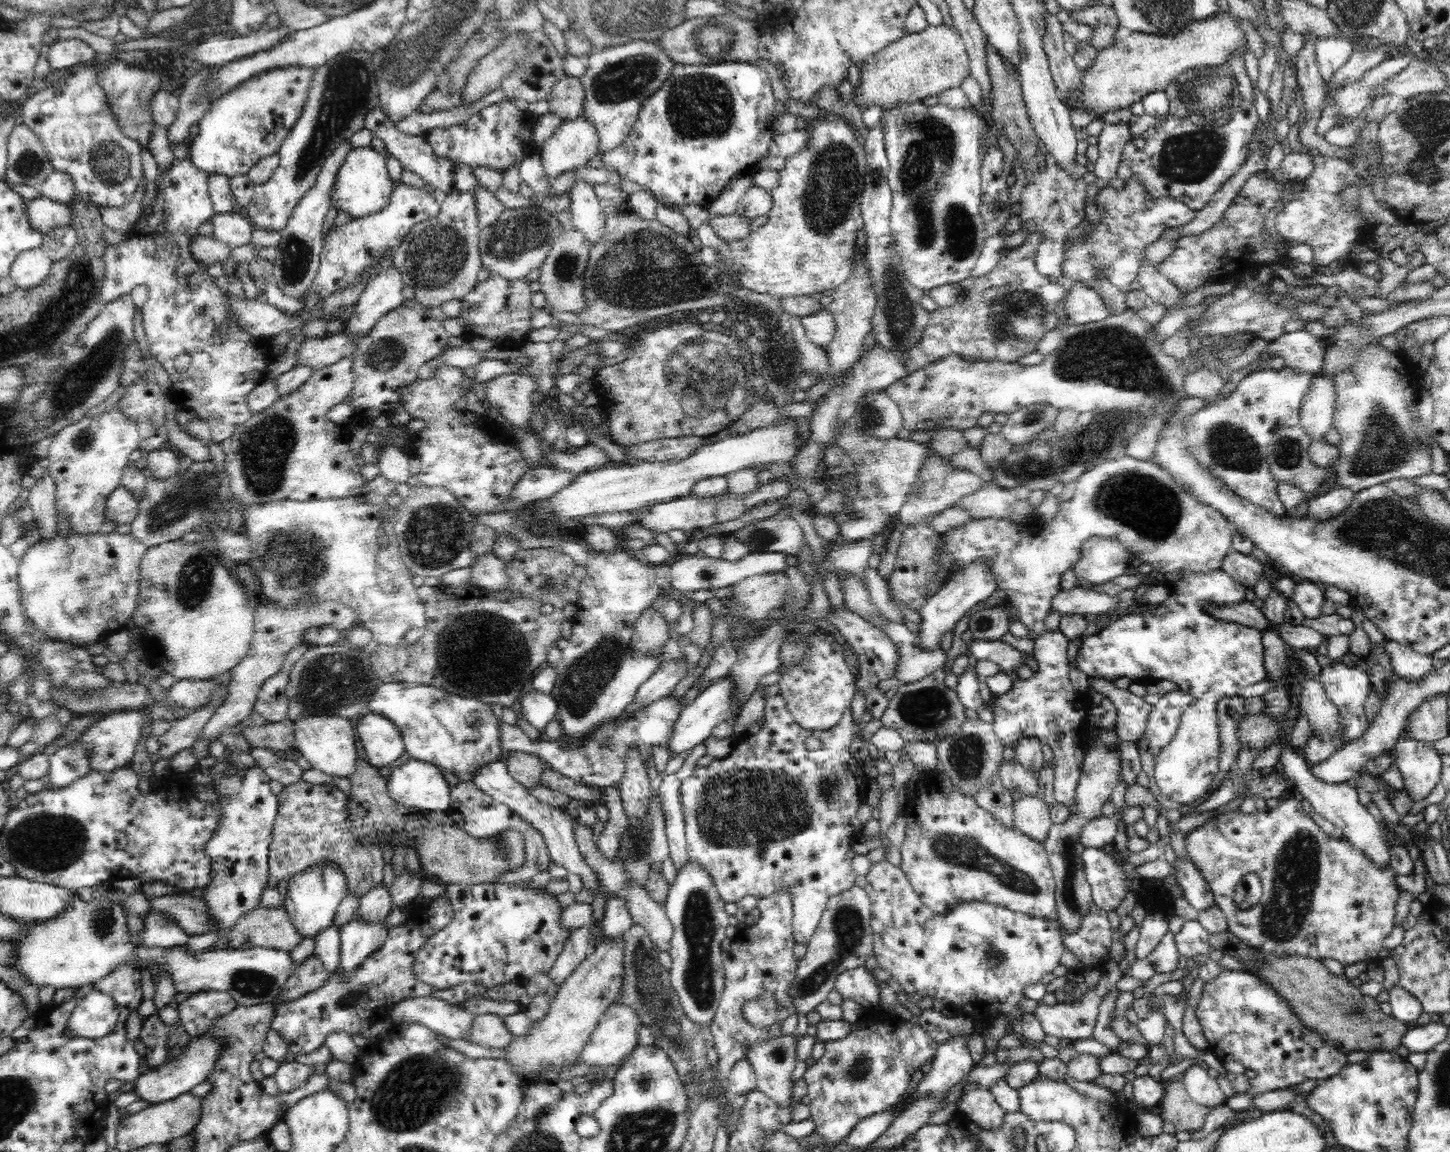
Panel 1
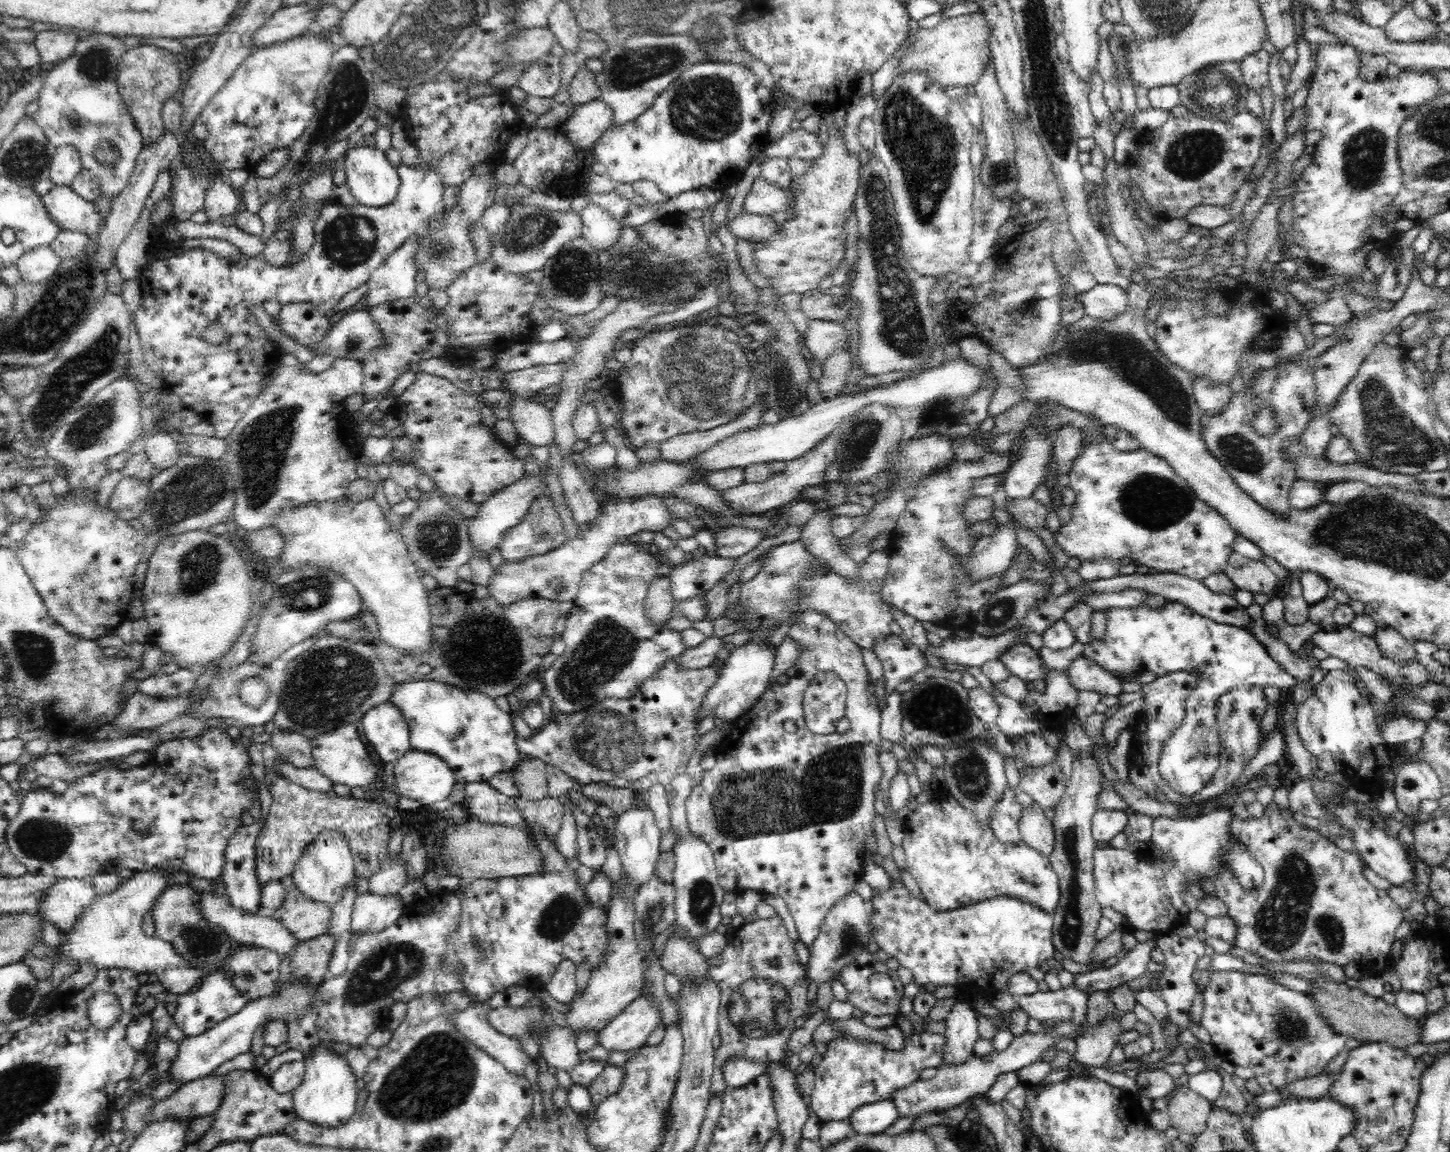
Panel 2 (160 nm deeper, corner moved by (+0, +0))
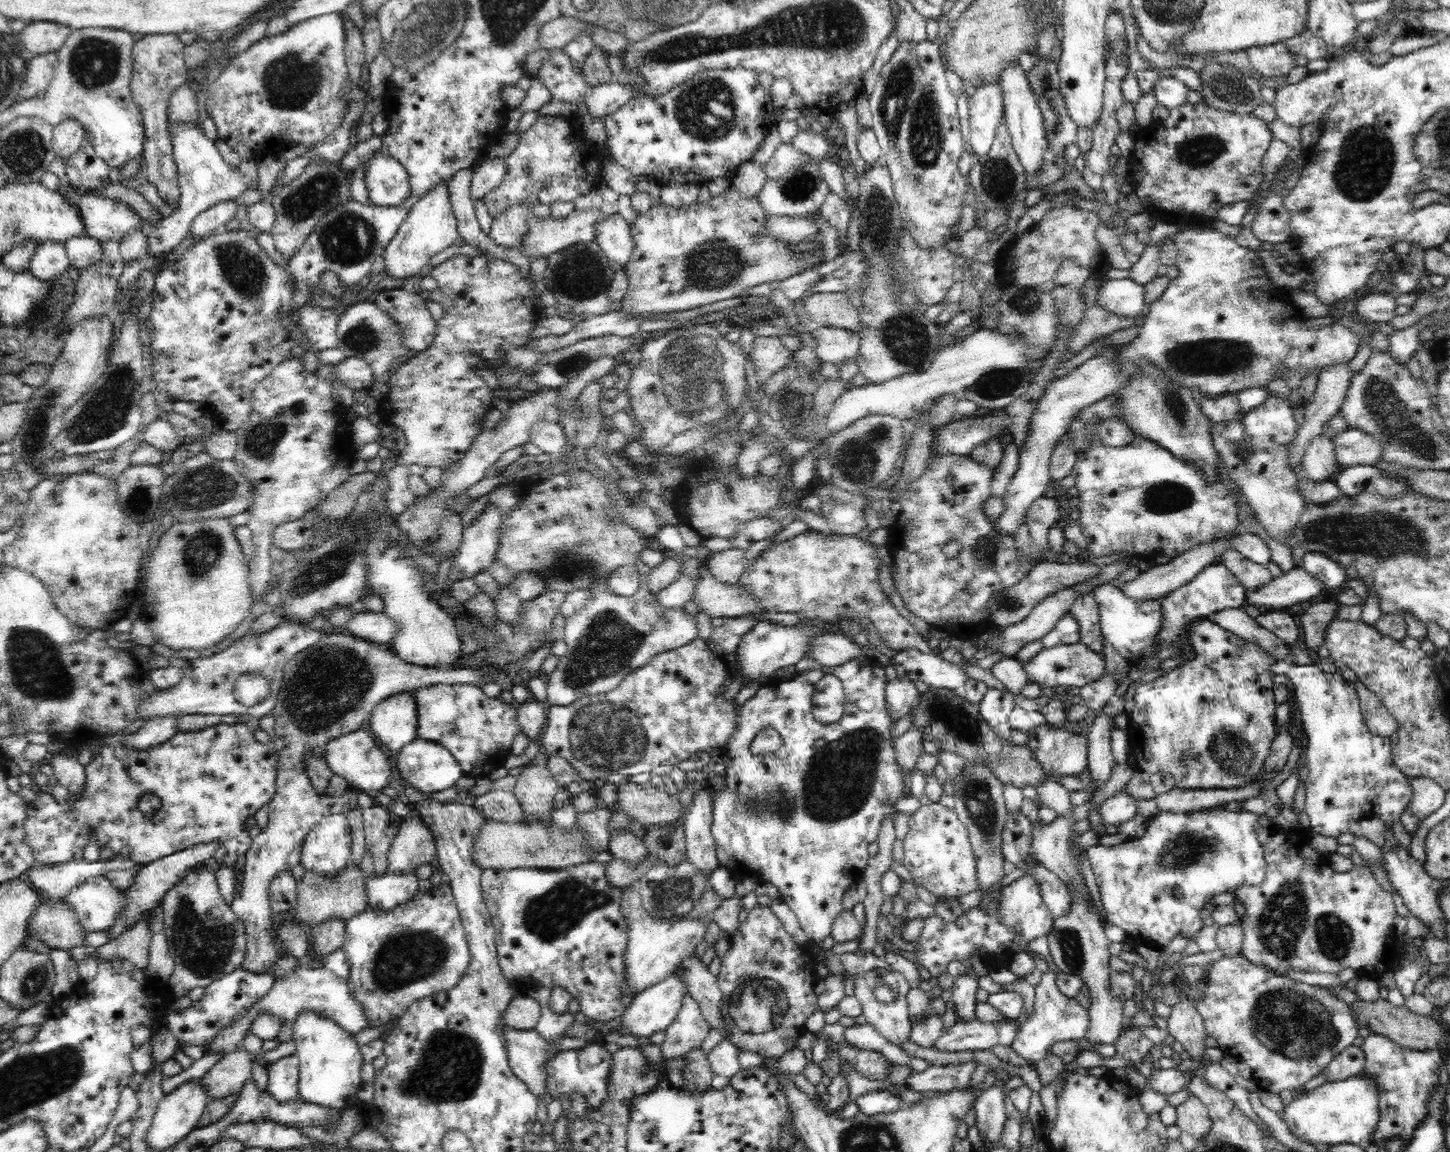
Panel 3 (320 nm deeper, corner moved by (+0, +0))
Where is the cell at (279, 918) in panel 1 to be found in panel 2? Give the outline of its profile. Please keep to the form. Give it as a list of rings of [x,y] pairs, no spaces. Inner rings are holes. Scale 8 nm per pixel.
[[[292,889],[286,893],[280,908],[266,915],[276,917],[302,943],[329,930],[332,908],[332,905],[306,897],[300,889]]]

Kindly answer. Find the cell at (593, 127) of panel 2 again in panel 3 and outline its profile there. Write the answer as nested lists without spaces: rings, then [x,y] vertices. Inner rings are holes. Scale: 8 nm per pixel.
[[[614,80],[599,84],[586,96],[586,107],[593,118],[605,120],[610,114],[614,114],[620,106],[624,106],[632,98],[630,84],[622,84],[620,80]]]

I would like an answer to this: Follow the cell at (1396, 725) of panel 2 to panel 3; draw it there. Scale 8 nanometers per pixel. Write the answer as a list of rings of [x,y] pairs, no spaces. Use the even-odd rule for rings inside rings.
[[[1356,680],[1354,683],[1368,731],[1376,737],[1382,736],[1383,738],[1396,734],[1398,730],[1396,719],[1389,713],[1382,701],[1366,688],[1363,682]]]

